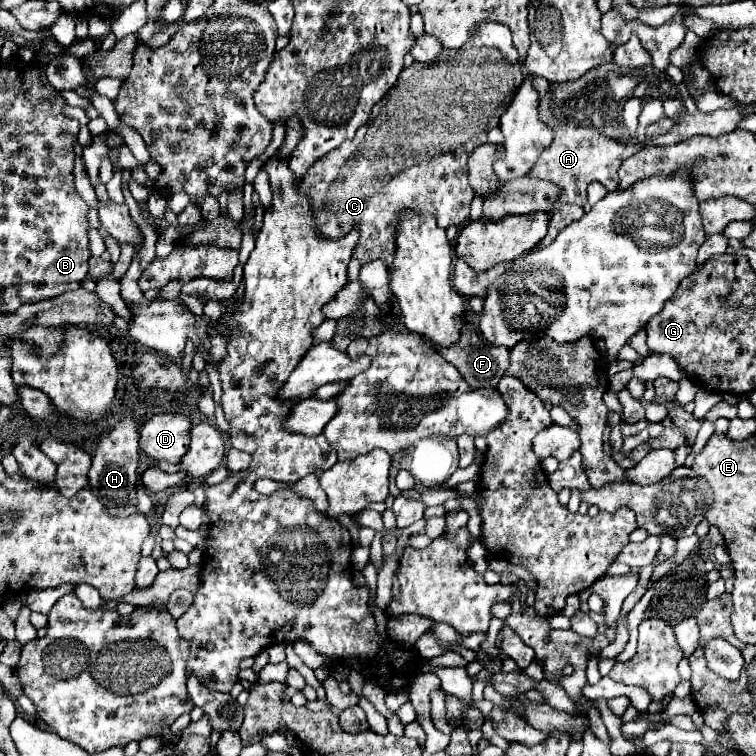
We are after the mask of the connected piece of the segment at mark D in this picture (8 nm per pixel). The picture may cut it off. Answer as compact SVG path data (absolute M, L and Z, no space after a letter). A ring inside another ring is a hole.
M184 414L152 416L140 430L140 448L152 460L178 464L190 446L192 422Z

